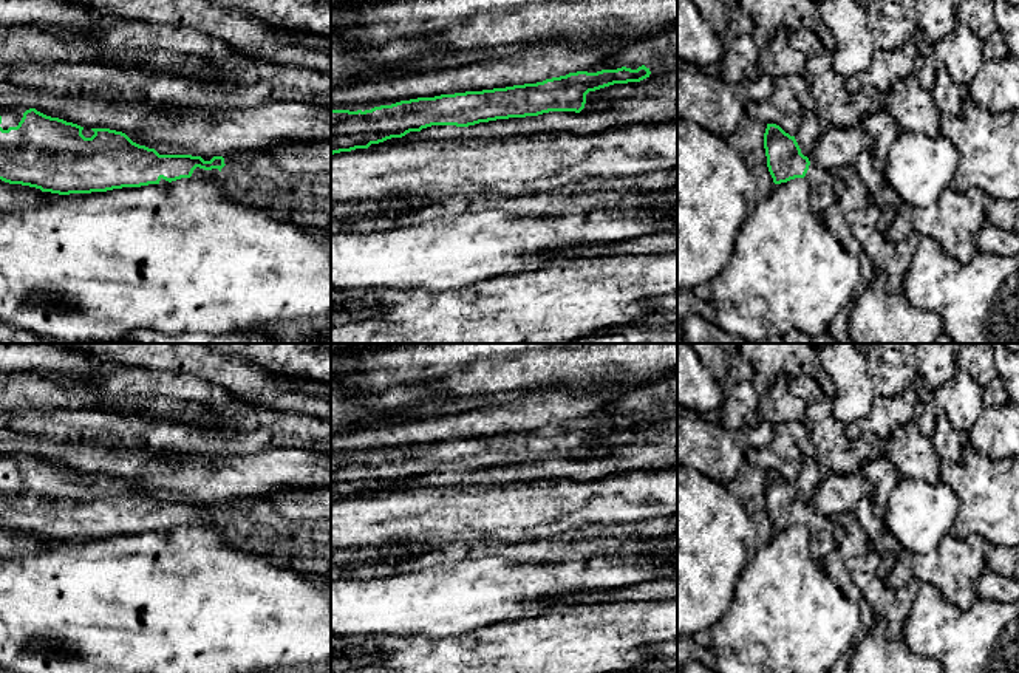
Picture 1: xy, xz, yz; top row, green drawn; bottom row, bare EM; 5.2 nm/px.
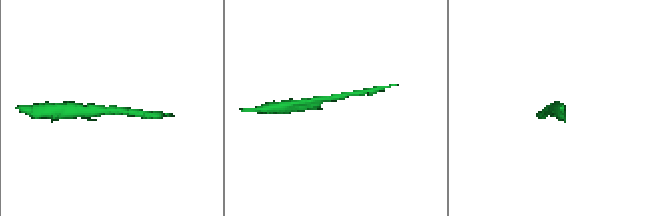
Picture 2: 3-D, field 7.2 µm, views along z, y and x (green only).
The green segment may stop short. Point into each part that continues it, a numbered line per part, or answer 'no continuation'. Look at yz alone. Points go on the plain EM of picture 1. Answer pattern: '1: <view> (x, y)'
1: yz (824, 536)

